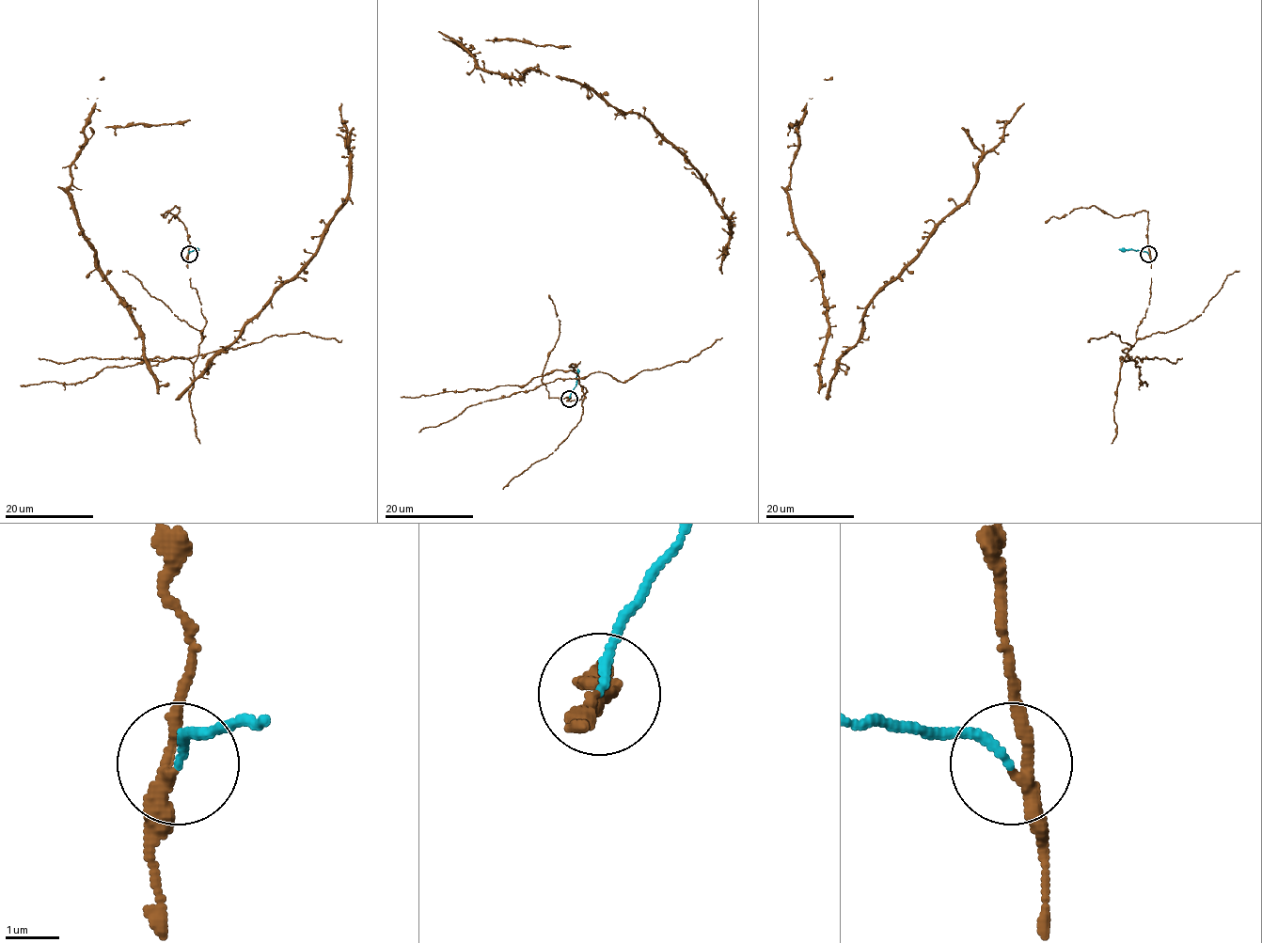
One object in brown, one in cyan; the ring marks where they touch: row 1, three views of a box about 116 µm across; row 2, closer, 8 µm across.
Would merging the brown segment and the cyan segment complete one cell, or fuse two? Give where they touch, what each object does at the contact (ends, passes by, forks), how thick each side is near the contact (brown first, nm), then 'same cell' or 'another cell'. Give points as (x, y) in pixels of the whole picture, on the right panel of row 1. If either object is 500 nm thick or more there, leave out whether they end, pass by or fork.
(1148, 254) | brown passes by | cyan ends | 220/150 nm | another cell

